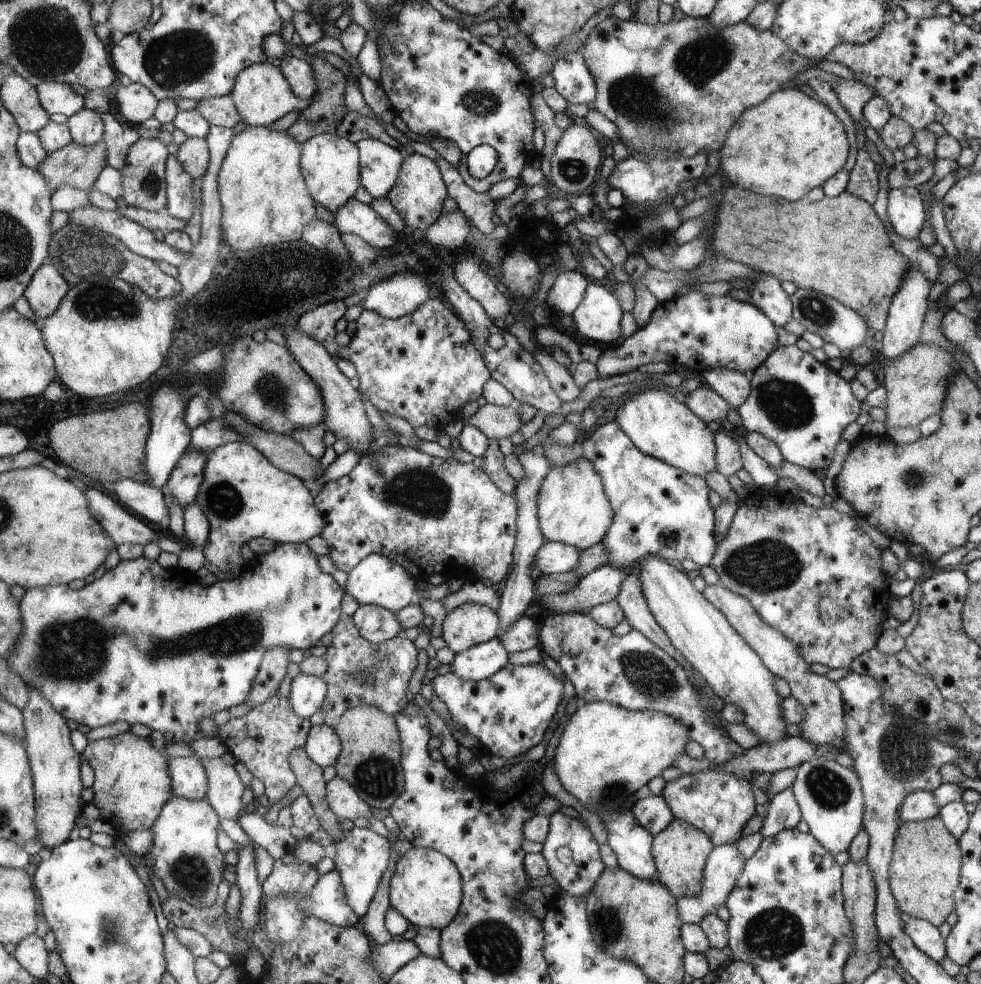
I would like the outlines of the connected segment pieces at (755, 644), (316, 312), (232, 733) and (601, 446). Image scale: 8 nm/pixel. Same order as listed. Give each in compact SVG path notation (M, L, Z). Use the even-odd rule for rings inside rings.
M721 584L706 585L704 596L708 601L730 621L730 623L744 636L745 640L761 656L764 664L780 678L784 678L791 688L791 696L805 706L805 715L800 723L801 736L818 746L832 744L837 752L843 750L845 733L844 707L840 687L826 675L818 675L810 670L808 660L796 648L796 645L779 629L769 625L763 620L758 610L751 604L747 597L724 588Z
M428 298L416 312L398 319L388 319L379 313L364 310L357 318L357 329L352 340L344 349L335 342L336 323L346 314L344 301L331 301L305 313L296 323L296 328L306 336L315 339L333 352L339 360L348 359L357 370L355 384L368 396L368 402L380 412L407 420L413 428L430 426L443 431L449 424L461 418L462 408L468 402L477 401L483 395L484 384L491 379L491 370L484 361L483 354L475 348L468 326L442 300Z
M276 692L243 716L232 717L225 724L217 725L215 737L238 762L242 762L250 770L253 776L262 780L266 798L269 800L269 809L277 801L284 799L288 791L297 784L289 756L296 747L305 745L311 725L309 718L299 717L292 710L288 697L280 696Z
M615 421L595 426L578 450L588 457L603 478L604 489L614 512L614 522L603 539L607 562L622 565L627 571L641 556L654 555L664 560L680 562L688 559L700 567L710 565L714 558L714 508L710 506L710 488L701 477L695 477L672 465L644 454Z

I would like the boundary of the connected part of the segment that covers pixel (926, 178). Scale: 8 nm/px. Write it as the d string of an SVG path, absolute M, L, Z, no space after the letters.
M918 156L907 159L904 163L896 163L895 168L887 174L888 191L930 182L934 178L934 162L934 159Z

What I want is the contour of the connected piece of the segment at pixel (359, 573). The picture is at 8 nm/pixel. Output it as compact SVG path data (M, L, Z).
M372 553L366 559L362 559L354 570L348 573L348 582L345 592L355 598L360 606L380 606L384 610L396 613L408 605L417 604L420 597L416 594L417 582L415 577L402 568L400 563L392 560L391 557L382 554Z

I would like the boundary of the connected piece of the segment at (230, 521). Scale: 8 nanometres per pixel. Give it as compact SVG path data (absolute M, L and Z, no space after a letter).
M240 440L208 454L195 503L206 513L211 526L210 540L202 552L220 572L232 574L229 580L242 574L242 546L252 538L268 538L280 544L305 543L320 535L327 524L302 480L284 472L255 445Z

